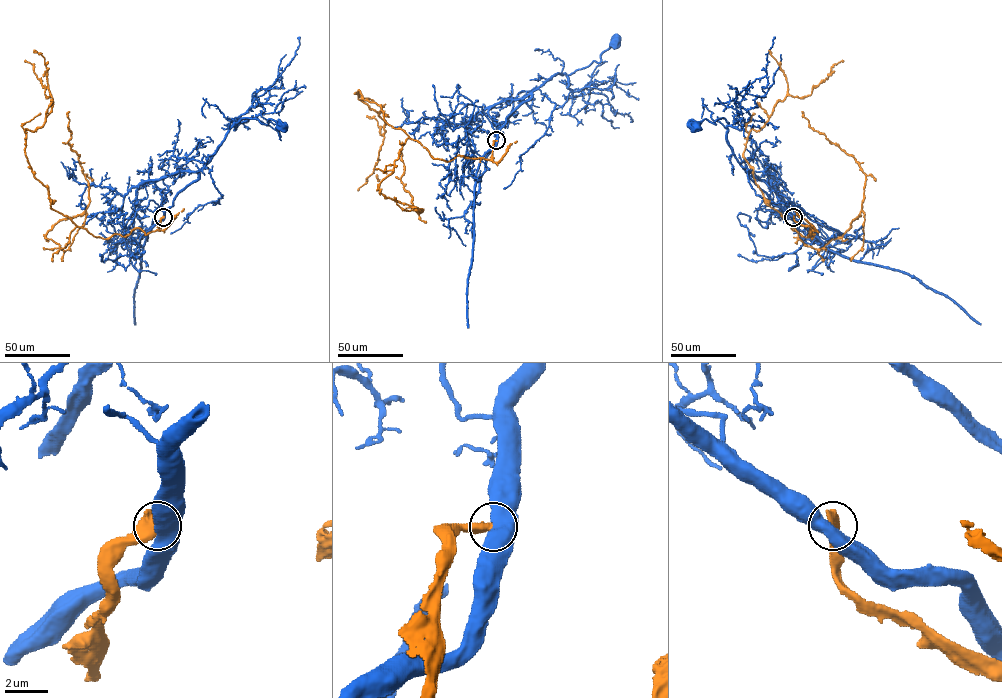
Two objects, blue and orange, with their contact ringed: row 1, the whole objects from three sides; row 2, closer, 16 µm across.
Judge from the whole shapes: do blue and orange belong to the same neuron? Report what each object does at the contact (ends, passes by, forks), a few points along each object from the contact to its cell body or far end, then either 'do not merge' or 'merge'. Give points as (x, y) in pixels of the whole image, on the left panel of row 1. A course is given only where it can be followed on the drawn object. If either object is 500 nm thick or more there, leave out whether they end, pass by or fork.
blue via (163, 217), (177, 195), (198, 177), (198, 171), (234, 123), (256, 118), (266, 124), (272, 119), (281, 127) | orange via (163, 217), (146, 234), (106, 239), (51, 208), (25, 149), (52, 98), (25, 61) | do not merge

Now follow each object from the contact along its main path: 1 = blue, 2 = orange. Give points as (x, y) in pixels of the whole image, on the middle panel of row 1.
1: (496, 140), (505, 119), (542, 84), (557, 74), (570, 74), (593, 61), (599, 62), (600, 55), (614, 41)
2: (496, 141), (490, 159), (434, 158), (358, 90), (385, 131), (373, 172), (358, 190)

